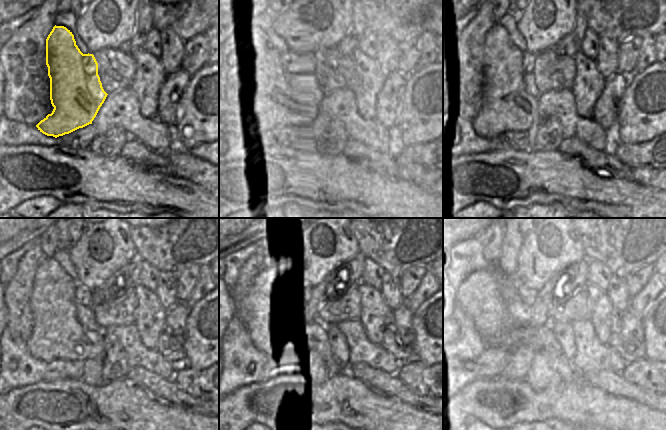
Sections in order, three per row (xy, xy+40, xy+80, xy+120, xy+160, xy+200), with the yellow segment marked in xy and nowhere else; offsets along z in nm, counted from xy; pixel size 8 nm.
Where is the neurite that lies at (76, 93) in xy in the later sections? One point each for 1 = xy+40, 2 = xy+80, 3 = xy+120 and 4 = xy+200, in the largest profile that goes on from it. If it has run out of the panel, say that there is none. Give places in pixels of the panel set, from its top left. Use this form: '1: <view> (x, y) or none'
1: xy+40 (293, 94)
2: xy+80 (505, 104)
3: xy+120 (56, 327)
4: xy+200 (480, 299)

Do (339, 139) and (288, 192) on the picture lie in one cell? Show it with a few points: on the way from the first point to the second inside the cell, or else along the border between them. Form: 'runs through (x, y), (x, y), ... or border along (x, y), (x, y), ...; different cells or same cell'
border along (314, 149), (319, 153), (327, 155), (341, 154); different cells

